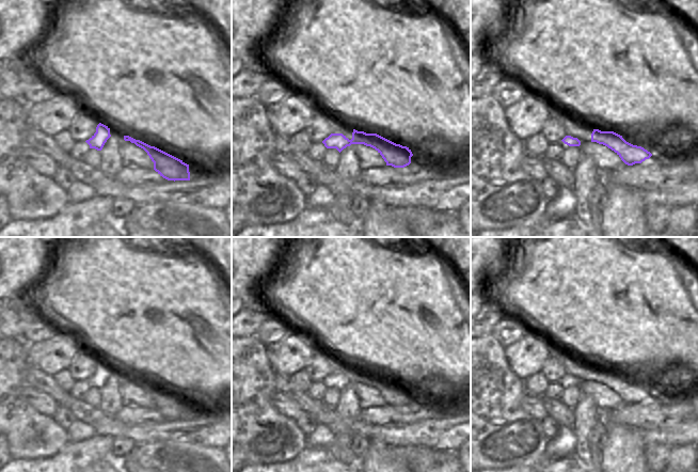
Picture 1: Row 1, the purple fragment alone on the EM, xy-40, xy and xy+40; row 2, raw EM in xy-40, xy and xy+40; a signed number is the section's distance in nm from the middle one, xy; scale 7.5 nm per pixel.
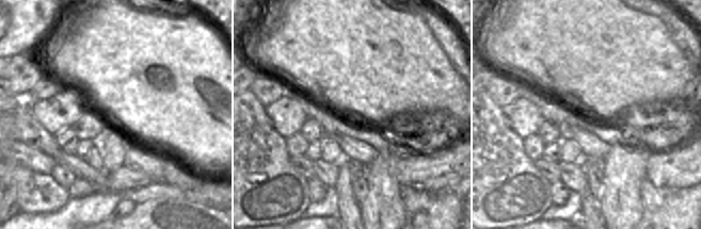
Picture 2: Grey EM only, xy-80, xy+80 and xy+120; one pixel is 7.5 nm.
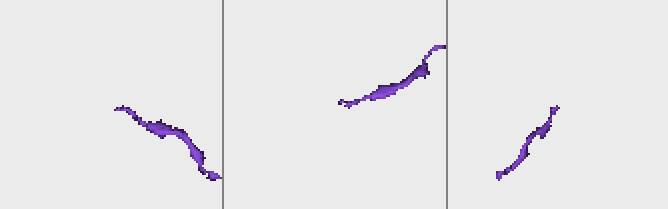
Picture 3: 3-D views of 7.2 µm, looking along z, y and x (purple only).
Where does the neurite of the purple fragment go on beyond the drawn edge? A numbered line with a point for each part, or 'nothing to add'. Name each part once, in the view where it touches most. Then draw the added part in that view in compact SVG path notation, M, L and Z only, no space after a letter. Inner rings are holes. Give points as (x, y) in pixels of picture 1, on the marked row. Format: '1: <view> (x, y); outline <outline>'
1: xy (336, 127); outline M332 119L331 133L343 133L349 140L352 139L353 128L343 125L340 122Z

